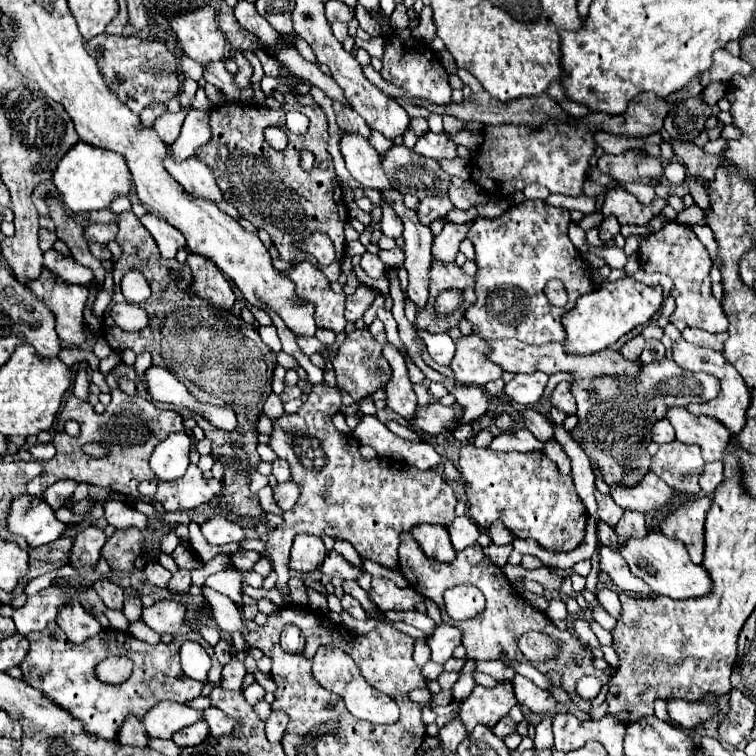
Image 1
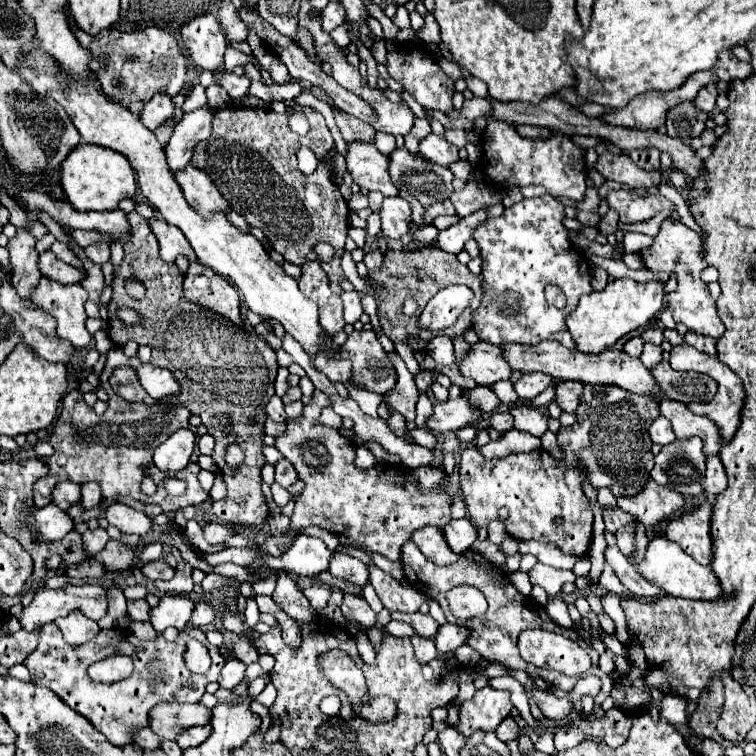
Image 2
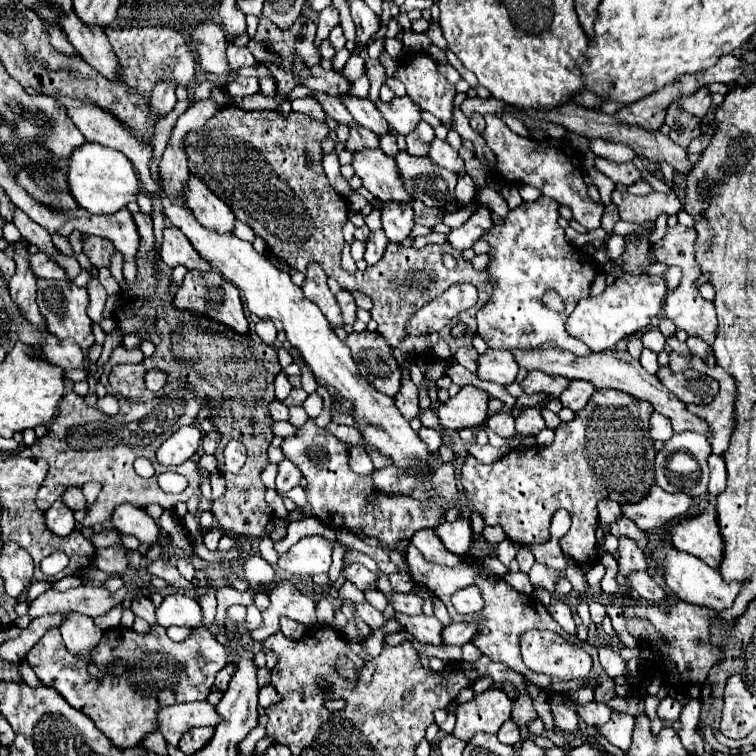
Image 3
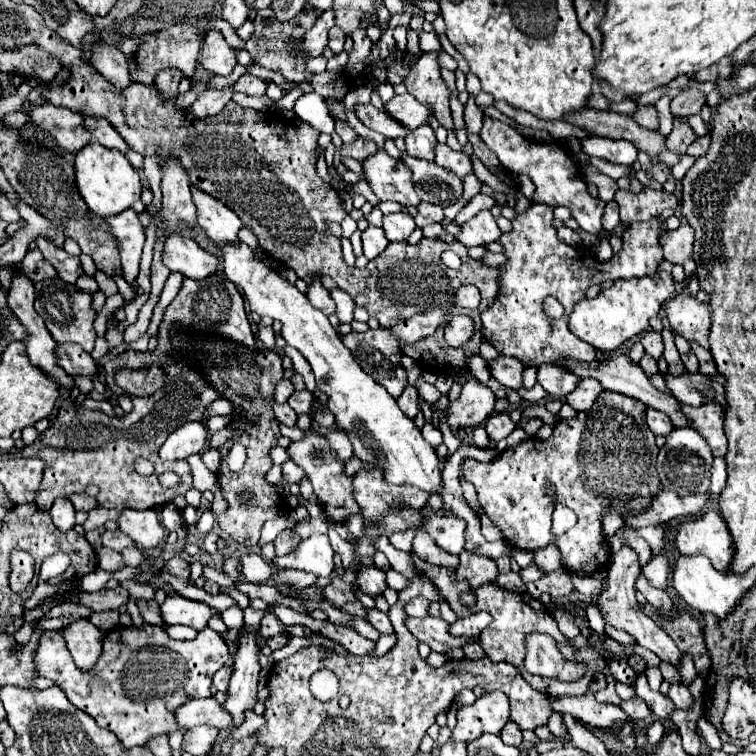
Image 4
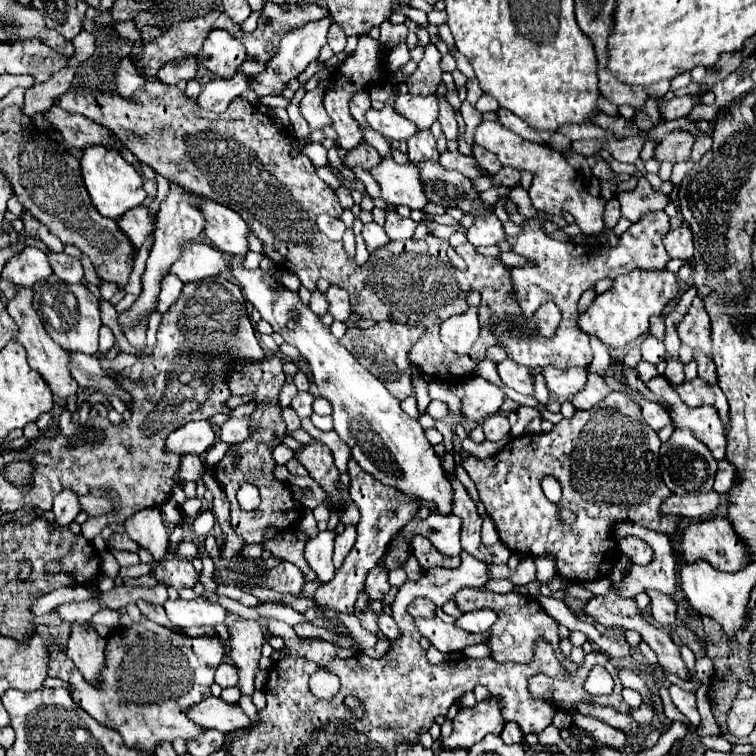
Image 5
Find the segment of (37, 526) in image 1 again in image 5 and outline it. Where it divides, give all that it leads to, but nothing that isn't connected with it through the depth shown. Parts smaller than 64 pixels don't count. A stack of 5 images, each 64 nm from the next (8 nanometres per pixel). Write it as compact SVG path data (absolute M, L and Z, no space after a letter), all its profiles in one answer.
M64 490L54 496L54 516L60 526L68 526L78 512L82 512L82 508L80 508L76 492Z

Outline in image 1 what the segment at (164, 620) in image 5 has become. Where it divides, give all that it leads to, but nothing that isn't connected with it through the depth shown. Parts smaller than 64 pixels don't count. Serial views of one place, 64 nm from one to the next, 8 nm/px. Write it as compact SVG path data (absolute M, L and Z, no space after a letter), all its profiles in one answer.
M128 598L124 602L124 616L130 620L130 622L138 622L140 620L140 612L142 612L142 602L140 598Z

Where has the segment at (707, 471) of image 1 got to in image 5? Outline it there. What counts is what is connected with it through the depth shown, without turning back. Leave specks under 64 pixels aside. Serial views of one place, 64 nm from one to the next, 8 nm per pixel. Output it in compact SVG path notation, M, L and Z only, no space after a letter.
M720 460L718 462L718 472L716 472L716 482L714 482L714 490L718 494L728 494L732 490L732 486L736 486L738 482L738 474L732 468L732 464L728 460Z

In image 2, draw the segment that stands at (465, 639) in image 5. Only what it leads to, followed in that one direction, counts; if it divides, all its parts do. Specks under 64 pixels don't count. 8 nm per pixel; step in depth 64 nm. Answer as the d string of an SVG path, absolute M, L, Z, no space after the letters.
M414 612L414 614L392 614L392 618L408 622L416 630L418 636L428 638L428 640L436 638L436 632L438 632L438 626L440 626L432 616L424 616L420 612Z

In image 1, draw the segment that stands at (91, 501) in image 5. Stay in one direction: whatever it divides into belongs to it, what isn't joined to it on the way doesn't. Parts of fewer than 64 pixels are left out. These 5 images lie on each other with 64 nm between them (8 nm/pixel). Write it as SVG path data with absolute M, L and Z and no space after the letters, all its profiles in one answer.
M60 480L60 482L52 484L52 486L44 492L44 500L46 500L52 508L58 510L58 508L66 506L66 502L72 498L76 484L78 484L78 482L74 482L74 480Z

